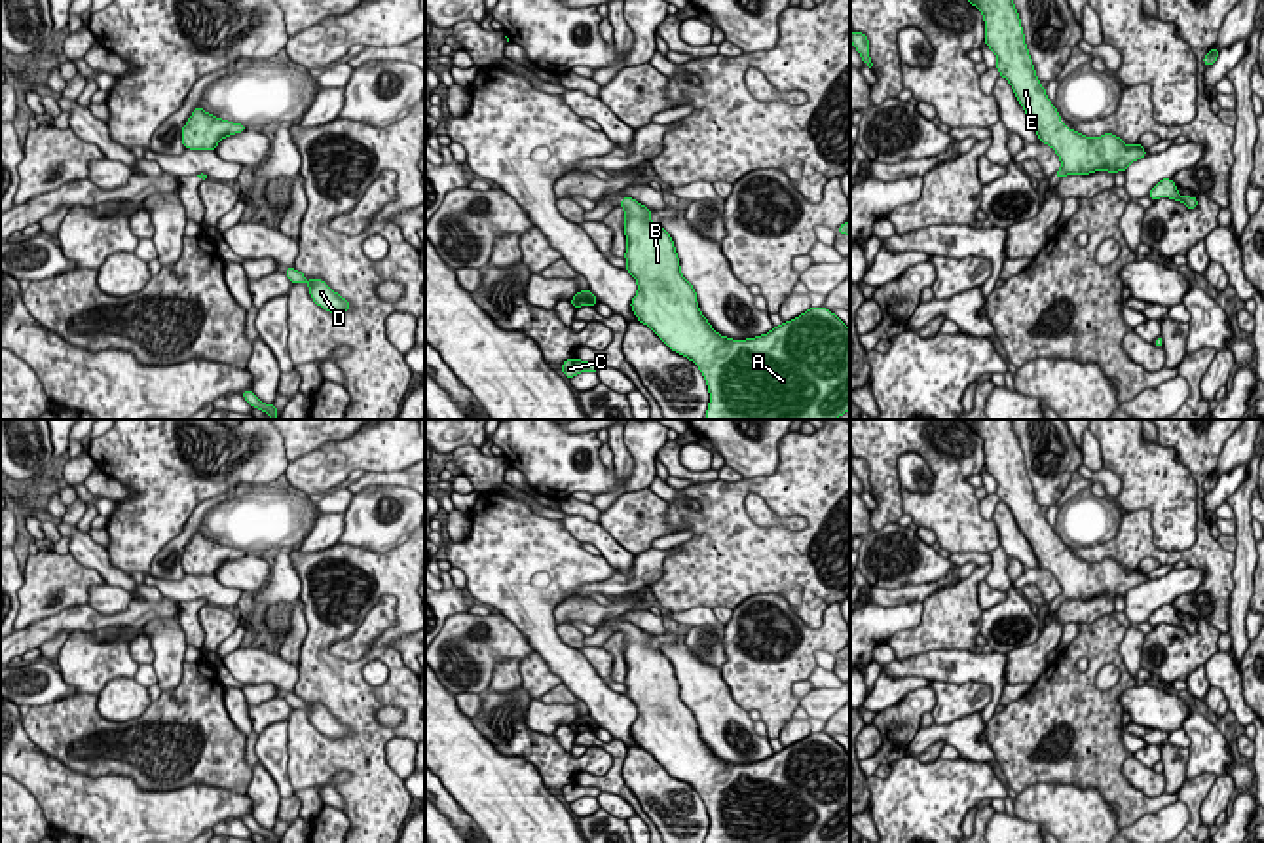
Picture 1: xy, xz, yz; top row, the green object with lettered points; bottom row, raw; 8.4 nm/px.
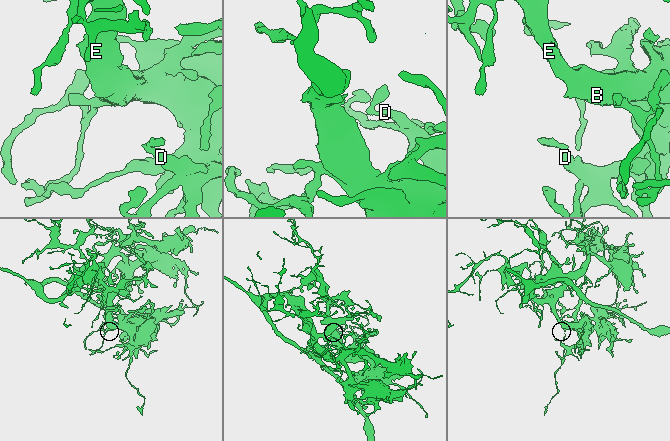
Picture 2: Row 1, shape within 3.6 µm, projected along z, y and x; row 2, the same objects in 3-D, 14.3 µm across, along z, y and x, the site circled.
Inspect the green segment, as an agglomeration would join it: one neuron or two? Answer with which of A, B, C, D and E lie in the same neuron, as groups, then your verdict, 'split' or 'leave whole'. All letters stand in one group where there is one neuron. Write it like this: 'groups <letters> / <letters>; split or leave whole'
groups A B C D E; leave whole

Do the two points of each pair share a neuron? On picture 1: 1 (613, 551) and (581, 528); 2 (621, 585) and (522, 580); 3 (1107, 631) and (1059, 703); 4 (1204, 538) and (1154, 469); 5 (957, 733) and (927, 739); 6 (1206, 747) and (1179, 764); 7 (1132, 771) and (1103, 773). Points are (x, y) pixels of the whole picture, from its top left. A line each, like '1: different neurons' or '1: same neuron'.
1: same neuron
2: different neurons
3: same neuron
4: different neurons
5: same neuron
6: different neurons
7: different neurons

